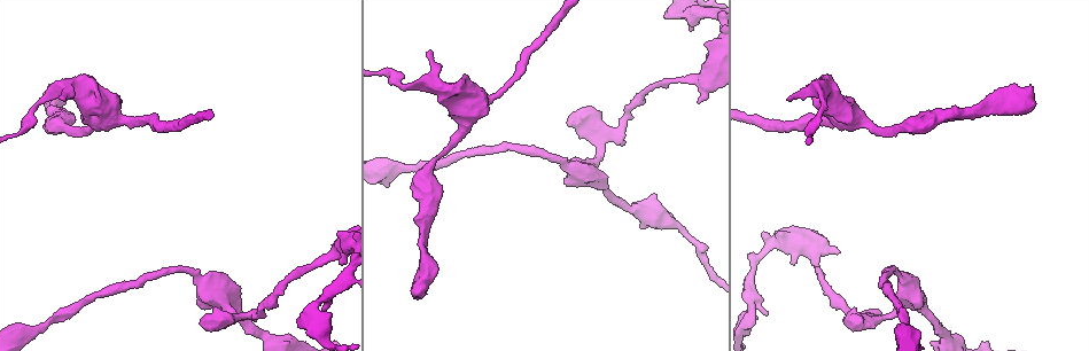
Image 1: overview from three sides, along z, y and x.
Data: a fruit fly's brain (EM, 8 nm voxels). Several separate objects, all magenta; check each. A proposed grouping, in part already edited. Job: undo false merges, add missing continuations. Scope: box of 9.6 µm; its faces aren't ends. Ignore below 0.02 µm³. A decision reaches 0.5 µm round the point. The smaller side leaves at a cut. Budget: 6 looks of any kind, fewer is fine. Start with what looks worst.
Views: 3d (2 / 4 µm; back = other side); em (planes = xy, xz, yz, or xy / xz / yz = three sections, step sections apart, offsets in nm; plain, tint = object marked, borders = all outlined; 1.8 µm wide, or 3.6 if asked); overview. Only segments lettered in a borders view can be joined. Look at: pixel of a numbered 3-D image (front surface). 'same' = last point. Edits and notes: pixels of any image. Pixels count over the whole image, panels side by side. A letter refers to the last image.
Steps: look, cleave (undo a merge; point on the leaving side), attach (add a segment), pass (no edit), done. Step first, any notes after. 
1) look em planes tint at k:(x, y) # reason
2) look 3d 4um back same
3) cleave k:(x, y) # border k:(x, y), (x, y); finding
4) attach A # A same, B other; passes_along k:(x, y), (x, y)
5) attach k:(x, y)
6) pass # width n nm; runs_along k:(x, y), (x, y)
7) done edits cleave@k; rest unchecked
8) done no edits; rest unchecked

look em xz step 8 borders at 1:(1029, 111) # long arm stops here

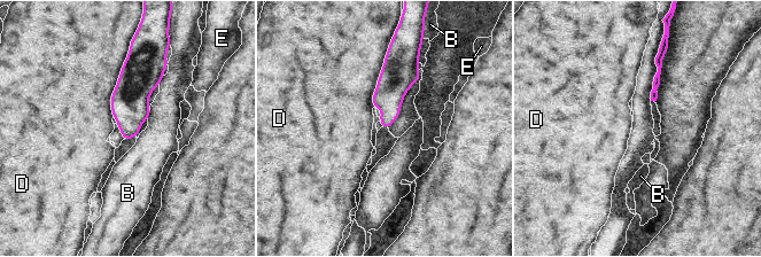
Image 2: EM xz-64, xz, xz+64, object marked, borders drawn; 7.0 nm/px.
look em planes borders same # cut it another way

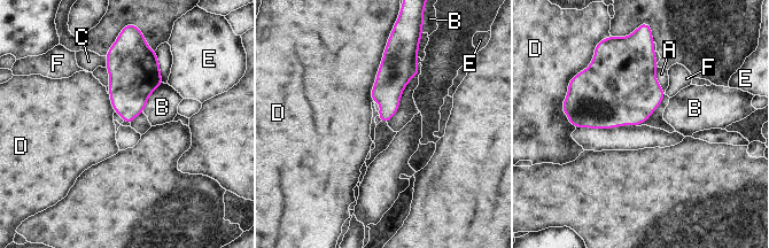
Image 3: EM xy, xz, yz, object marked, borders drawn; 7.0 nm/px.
pass # A other, B other, C other, D other, E other, F other; border 3:(387, 44), (372, 87), (371, 101); no lettered segment goes on from it

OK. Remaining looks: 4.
look 3d 4um at 1:(839, 250) # tapers out

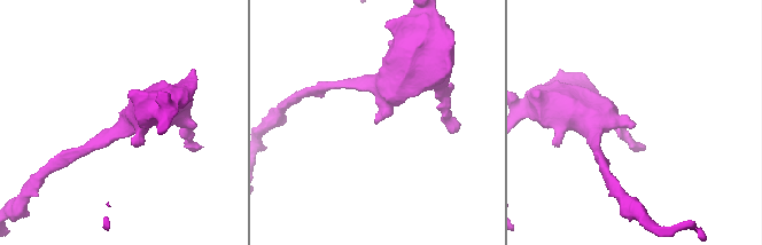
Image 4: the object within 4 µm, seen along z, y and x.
look em xz step 16 borders at 4:(635, 122) # need the tissue

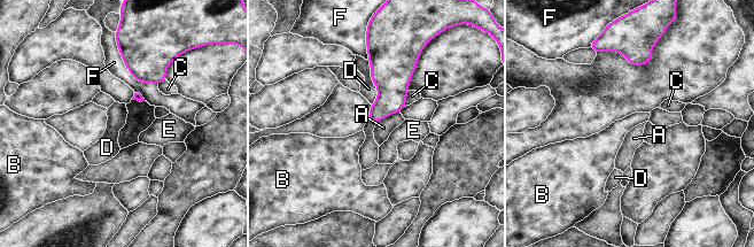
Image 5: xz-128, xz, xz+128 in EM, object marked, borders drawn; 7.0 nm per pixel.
look em planes borders same # another direction

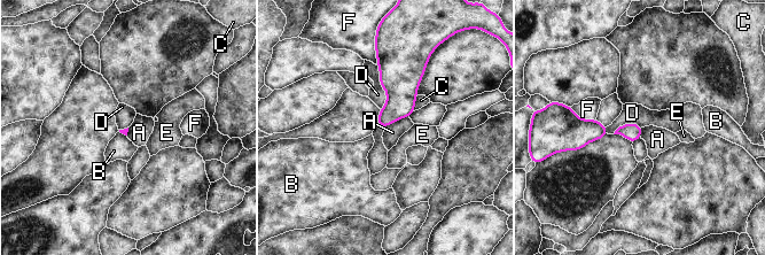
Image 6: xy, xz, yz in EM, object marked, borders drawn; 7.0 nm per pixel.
pass # longest_contact D 320 nm; A other, B other, C other, D other, E other, F other; none of them fits

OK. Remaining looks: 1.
done no edits; rest unchecked

